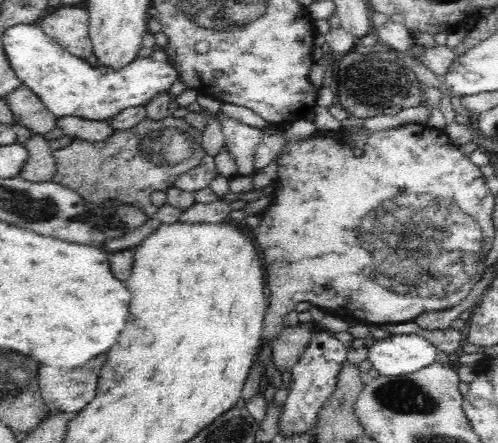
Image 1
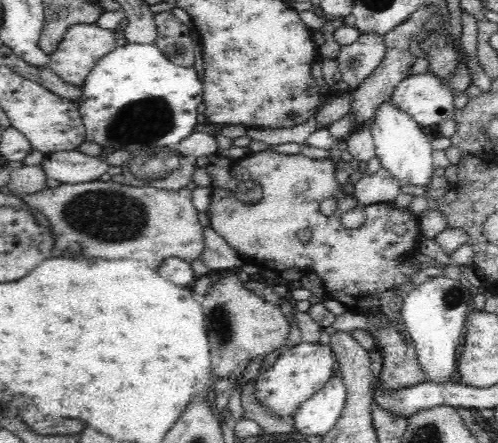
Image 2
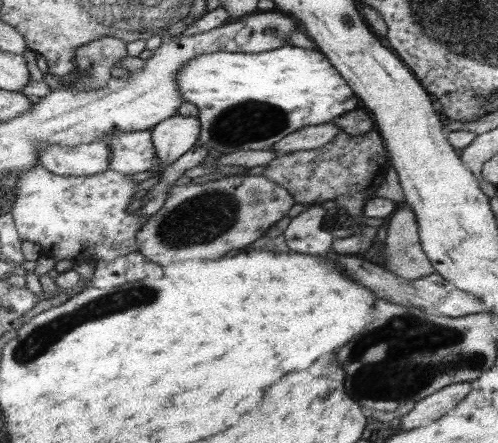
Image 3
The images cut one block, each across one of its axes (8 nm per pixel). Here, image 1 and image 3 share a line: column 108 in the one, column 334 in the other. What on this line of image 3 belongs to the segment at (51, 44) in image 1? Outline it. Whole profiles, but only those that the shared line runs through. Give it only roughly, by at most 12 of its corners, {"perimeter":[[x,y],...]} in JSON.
{"perimeter":[[319,50],[177,72],[199,144],[267,150],[359,100]]}

